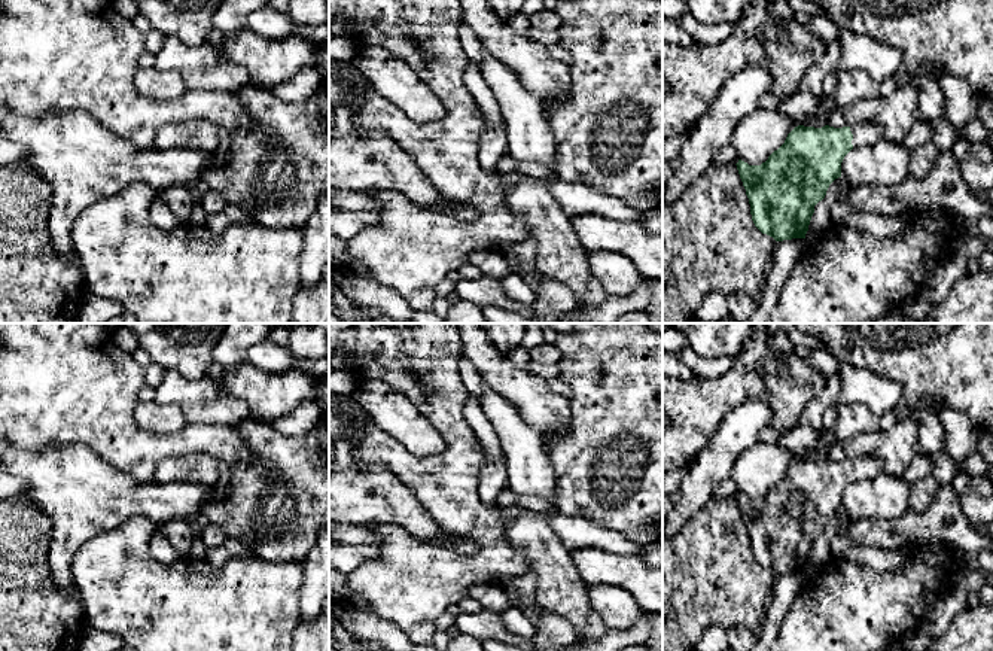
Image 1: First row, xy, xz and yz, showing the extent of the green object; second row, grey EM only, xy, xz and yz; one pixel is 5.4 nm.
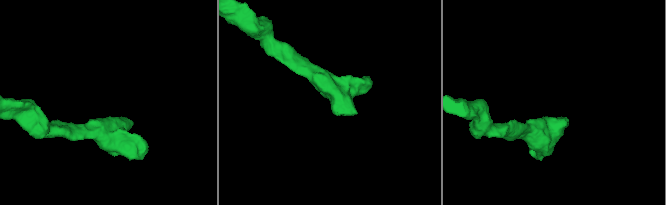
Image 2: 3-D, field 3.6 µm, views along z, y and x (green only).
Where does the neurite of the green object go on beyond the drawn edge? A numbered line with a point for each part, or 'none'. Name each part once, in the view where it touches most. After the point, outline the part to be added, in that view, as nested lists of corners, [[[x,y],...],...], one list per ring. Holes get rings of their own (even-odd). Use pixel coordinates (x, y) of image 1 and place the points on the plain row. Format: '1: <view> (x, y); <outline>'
1: yz (864, 468); [[[856,457],[850,460],[853,483],[869,480],[883,472],[883,462],[877,457]]]

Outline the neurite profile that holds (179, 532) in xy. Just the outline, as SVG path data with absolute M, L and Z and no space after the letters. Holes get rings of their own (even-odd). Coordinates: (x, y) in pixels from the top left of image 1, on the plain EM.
M174 518L164 524L158 524L156 530L167 538L180 557L188 557L198 524L186 518Z

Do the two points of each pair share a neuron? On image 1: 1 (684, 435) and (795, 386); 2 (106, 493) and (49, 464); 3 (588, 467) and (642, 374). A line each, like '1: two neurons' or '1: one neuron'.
1: one neuron
2: one neuron
3: one neuron

